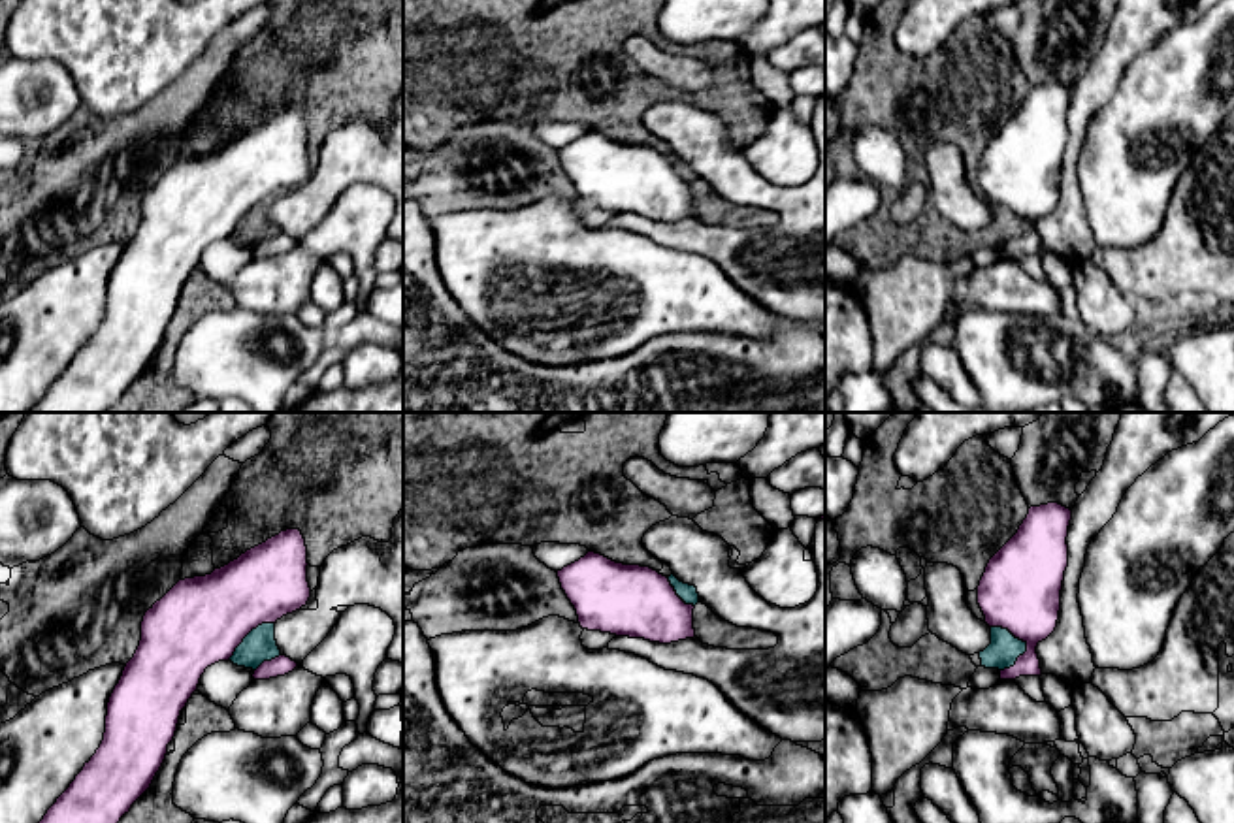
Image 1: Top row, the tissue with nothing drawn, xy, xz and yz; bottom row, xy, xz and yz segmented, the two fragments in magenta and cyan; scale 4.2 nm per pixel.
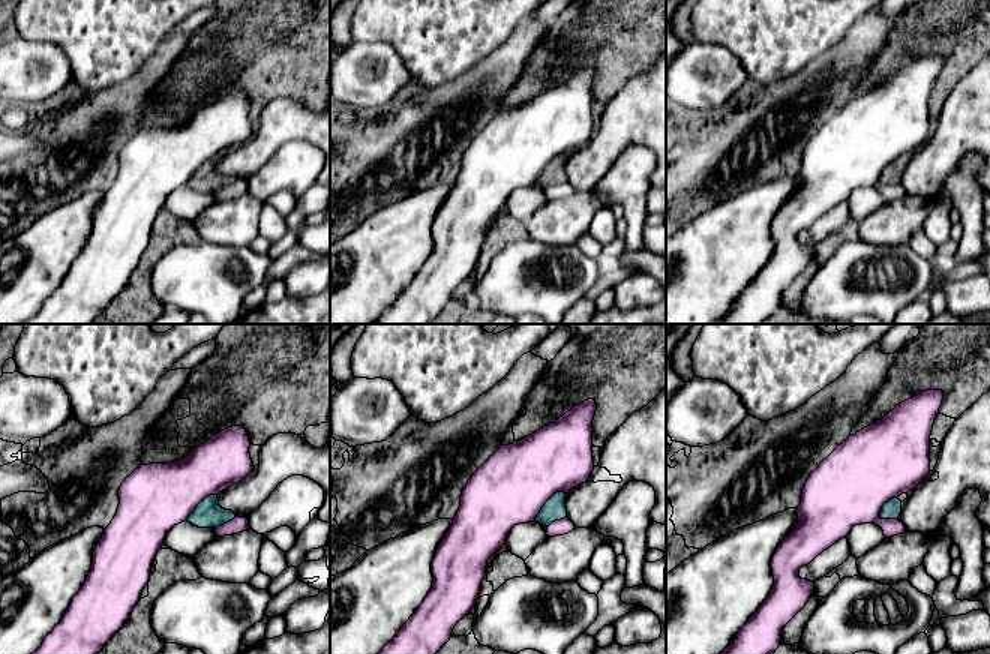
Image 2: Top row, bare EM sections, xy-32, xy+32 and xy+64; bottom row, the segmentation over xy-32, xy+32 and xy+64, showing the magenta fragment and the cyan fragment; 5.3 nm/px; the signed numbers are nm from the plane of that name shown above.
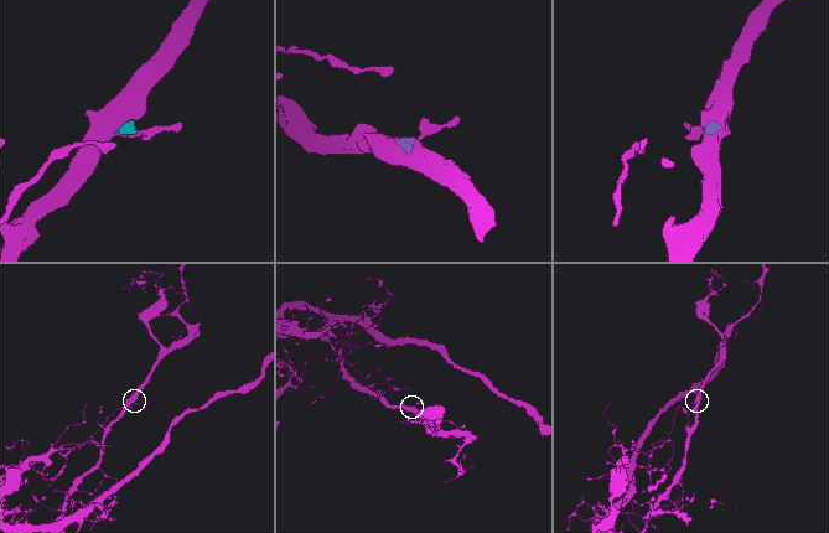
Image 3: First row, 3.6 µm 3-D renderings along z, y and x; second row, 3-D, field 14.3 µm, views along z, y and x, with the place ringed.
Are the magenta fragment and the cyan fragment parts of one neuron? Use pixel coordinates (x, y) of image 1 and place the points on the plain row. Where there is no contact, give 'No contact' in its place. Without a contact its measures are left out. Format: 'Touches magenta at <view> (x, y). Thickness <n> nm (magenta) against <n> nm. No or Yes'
Touches magenta at yz (1023, 219). Thickness 340 nm (magenta) against 140 nm. No

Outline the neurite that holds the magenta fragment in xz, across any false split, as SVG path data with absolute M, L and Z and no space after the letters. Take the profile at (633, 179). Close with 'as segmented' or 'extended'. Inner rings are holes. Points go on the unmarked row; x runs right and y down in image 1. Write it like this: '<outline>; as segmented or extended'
M588 130L578 139L558 149L561 168L576 188L578 202L588 209L616 215L644 217L671 222L695 215L693 183L686 183L669 156L650 145L616 141L601 132Z; as segmented

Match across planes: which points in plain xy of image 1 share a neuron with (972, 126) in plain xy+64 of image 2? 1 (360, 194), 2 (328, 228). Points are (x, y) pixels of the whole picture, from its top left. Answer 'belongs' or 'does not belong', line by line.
1: does not belong
2: does not belong

